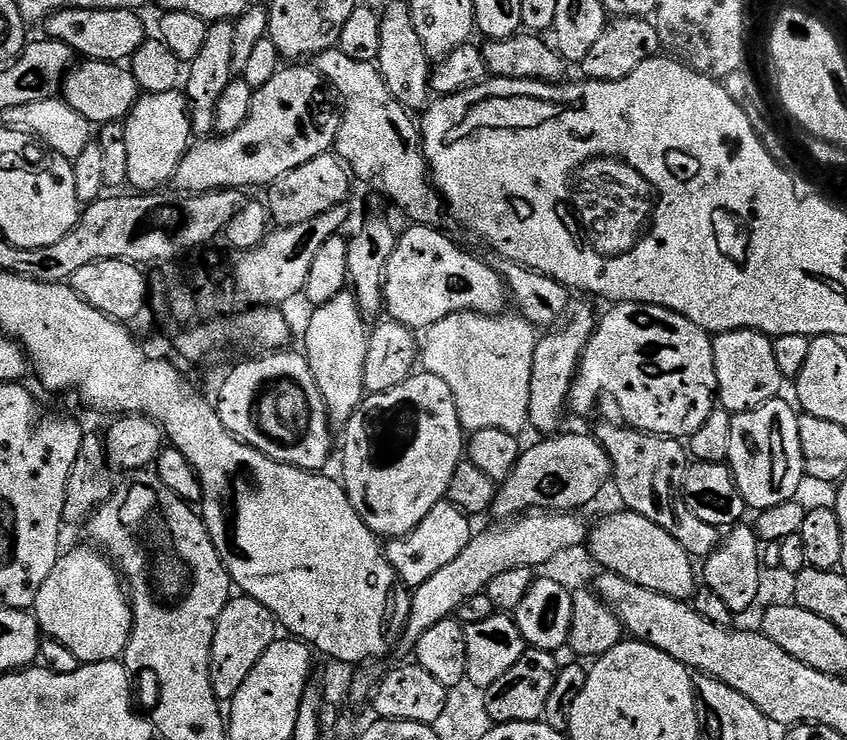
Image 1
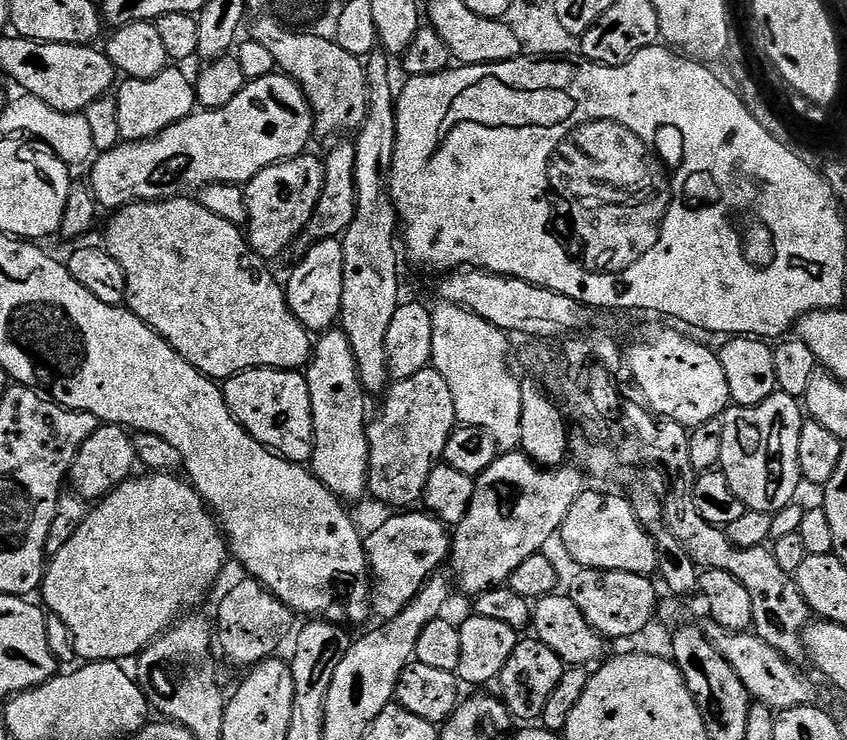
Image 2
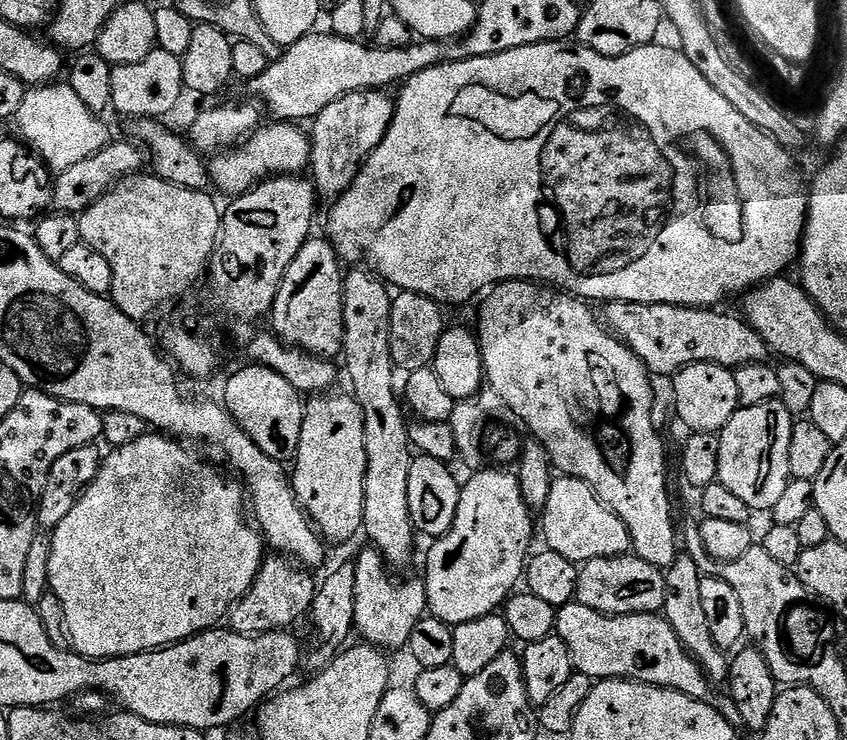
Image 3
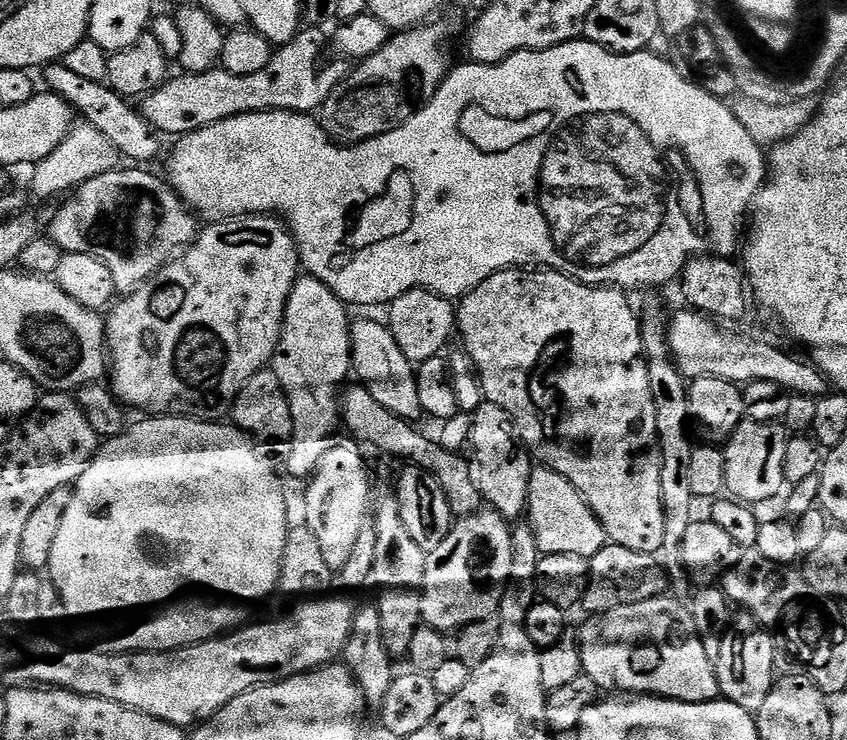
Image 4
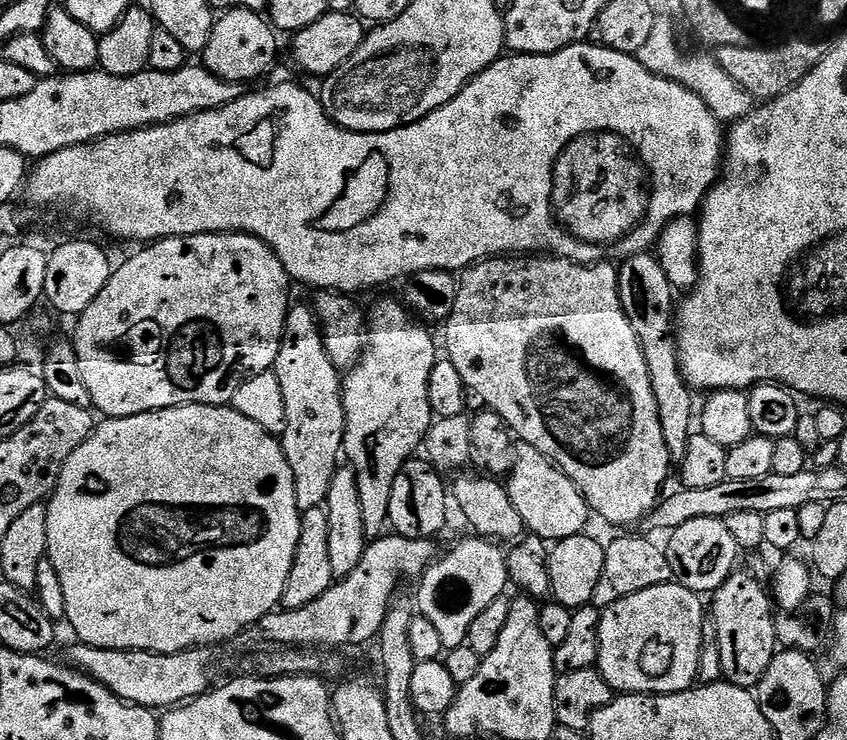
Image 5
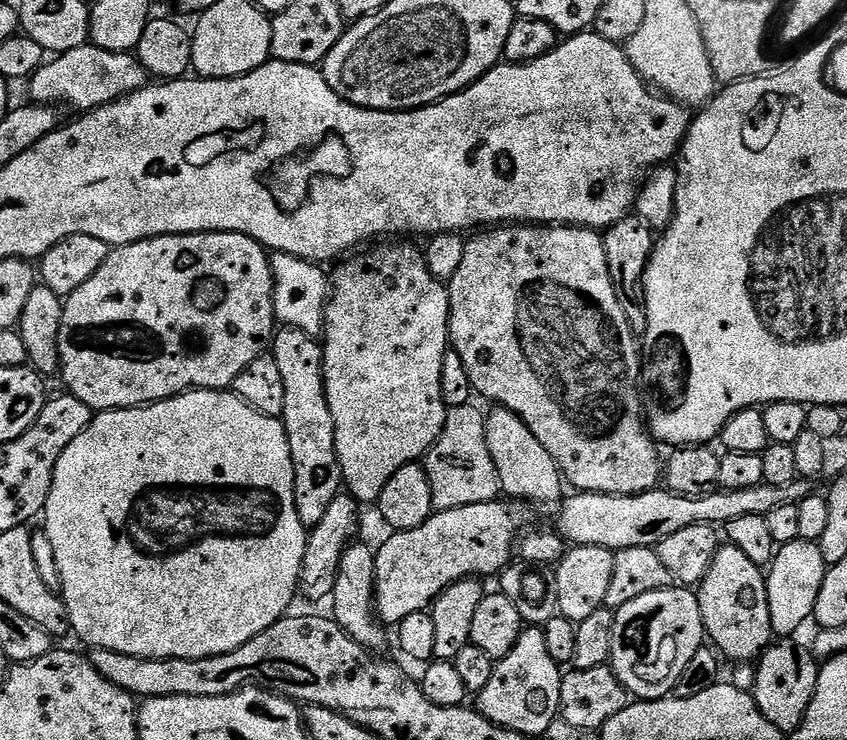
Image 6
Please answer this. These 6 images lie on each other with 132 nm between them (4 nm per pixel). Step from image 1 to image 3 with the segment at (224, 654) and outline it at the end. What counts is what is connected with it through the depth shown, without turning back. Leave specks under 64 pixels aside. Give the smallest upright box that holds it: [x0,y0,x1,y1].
[230,554,318,636]

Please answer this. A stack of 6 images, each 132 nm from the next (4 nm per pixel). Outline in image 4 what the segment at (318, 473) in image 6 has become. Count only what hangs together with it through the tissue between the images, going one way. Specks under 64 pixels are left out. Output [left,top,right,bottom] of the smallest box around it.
[270,274,352,477]

